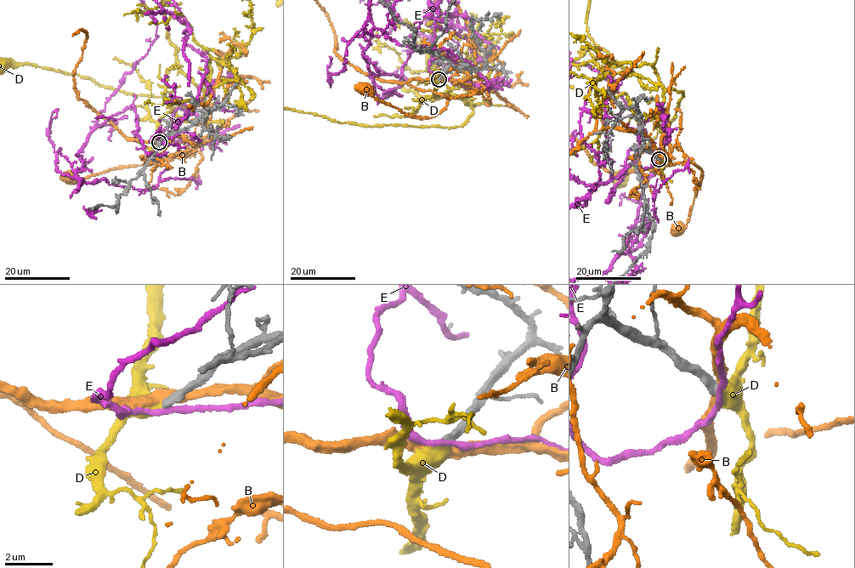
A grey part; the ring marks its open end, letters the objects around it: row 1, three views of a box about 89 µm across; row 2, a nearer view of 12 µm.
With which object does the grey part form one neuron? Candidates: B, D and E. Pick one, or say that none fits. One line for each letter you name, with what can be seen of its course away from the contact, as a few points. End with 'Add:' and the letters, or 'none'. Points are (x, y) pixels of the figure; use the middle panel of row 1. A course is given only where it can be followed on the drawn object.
D: it runs (438, 80), (433, 95), (454, 94), (472, 110), (461, 126), (365, 125), (331, 121)
Add: D

